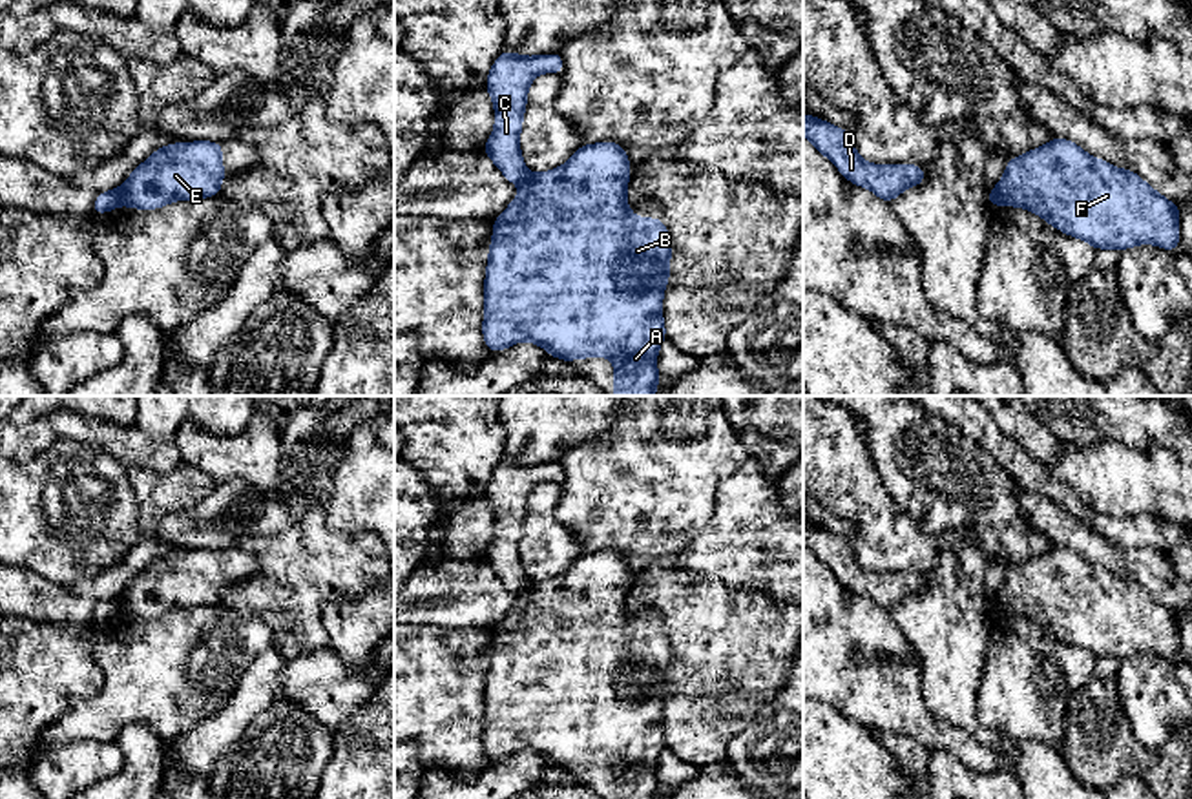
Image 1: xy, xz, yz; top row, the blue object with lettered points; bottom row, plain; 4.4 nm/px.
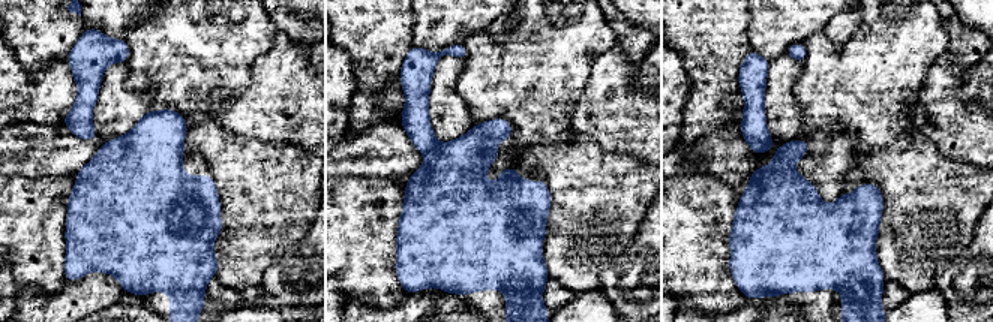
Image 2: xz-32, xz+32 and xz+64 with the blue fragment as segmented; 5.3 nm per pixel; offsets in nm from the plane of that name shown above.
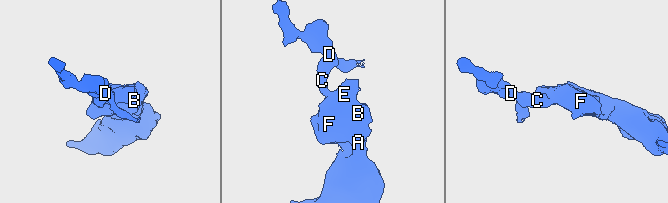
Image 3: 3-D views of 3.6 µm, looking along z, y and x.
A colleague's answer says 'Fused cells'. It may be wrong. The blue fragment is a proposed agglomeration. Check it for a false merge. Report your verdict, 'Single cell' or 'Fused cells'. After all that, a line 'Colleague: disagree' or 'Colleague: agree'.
Fused cells
Colleague: agree

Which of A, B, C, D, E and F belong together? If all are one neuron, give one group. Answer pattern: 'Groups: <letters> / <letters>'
Groups: A B E F / C D

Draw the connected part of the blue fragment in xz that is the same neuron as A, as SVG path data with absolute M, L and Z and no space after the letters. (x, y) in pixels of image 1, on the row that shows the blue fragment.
M584 144L562 166L531 173L518 195L493 219L482 321L482 337L489 352L529 341L568 363L579 358L612 358L613 396L655 396L661 385L657 352L666 339L663 297L674 248L663 219L632 213L626 202L630 175L628 153L621 144Z

